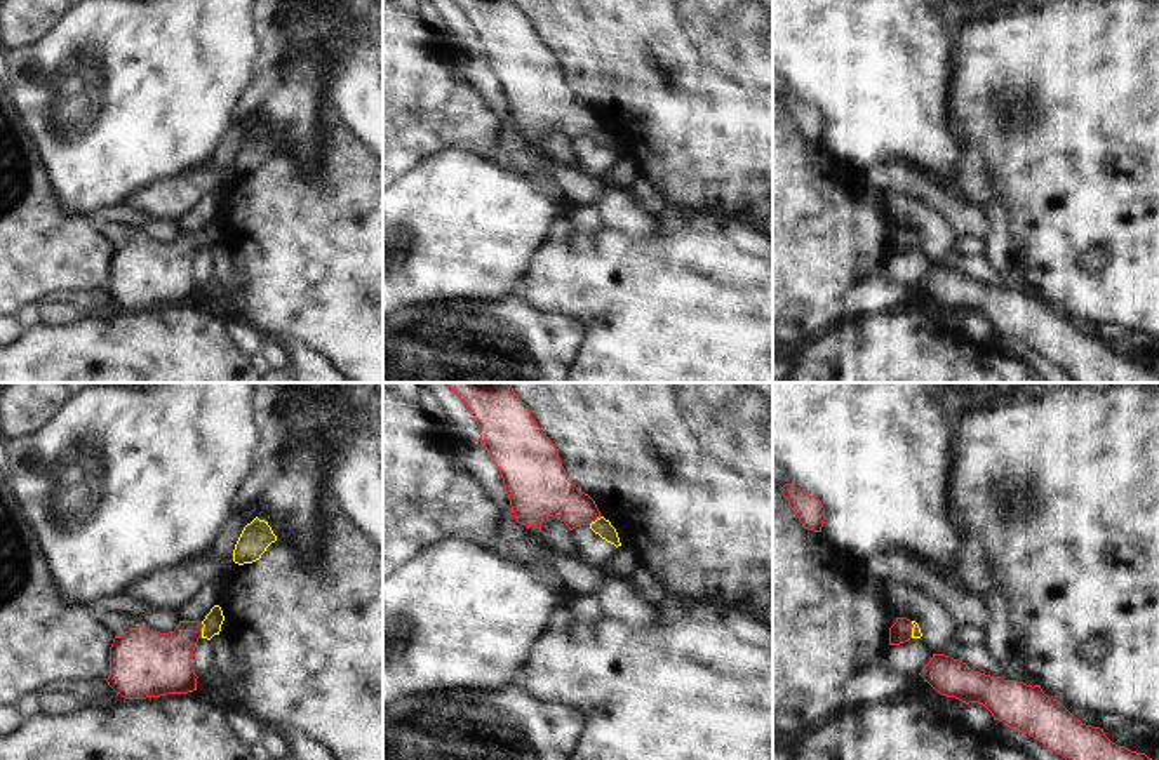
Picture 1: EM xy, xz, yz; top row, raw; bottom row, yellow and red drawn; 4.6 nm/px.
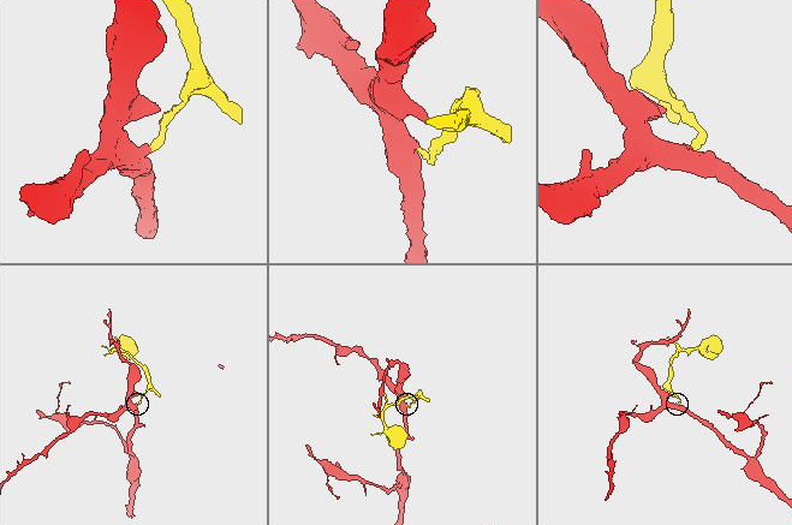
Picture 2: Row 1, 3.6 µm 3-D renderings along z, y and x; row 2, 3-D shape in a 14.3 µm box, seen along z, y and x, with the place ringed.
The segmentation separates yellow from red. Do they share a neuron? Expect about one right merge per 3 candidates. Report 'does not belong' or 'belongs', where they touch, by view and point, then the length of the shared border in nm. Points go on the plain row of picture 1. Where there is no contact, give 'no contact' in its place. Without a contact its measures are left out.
does not belong | xy (202, 240) | 70 nm

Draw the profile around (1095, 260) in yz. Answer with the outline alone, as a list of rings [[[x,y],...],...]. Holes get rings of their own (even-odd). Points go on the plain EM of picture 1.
[[[1103,247],[1091,249],[1084,257],[1082,257],[1082,266],[1089,271],[1102,271],[1105,264],[1109,263],[1109,252]]]

